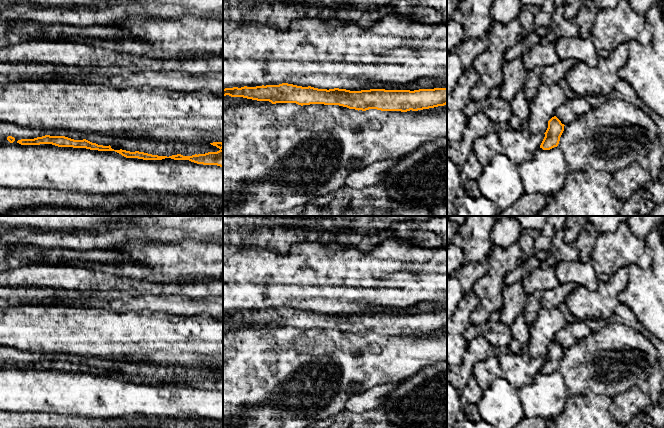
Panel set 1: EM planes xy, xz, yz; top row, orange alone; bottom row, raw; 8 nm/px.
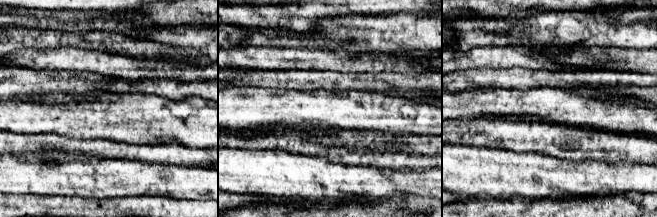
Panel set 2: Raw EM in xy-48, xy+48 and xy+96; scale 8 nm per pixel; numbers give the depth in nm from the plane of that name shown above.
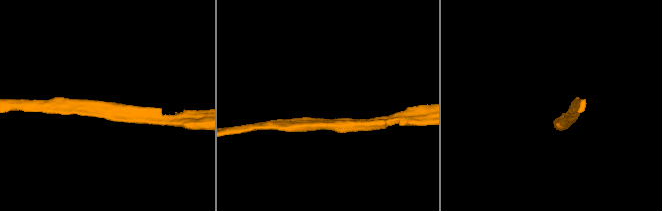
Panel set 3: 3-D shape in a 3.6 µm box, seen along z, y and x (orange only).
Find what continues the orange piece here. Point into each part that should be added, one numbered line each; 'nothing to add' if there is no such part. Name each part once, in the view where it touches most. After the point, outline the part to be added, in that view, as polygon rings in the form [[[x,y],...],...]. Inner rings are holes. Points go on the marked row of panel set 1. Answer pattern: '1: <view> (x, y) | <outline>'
nothing to add

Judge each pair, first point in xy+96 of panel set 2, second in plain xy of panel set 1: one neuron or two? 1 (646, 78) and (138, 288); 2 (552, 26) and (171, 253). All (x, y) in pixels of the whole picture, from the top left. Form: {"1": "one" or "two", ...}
{"1": "two", "2": "one"}

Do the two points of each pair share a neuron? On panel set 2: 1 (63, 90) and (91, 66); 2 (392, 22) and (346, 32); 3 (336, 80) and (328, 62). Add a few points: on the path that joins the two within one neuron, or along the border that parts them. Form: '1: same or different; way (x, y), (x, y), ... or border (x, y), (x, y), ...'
1: different; border (58, 74), (97, 73), (105, 77)
2: same; way (381, 32), (357, 32)
3: different; border (309, 69), (342, 72)

